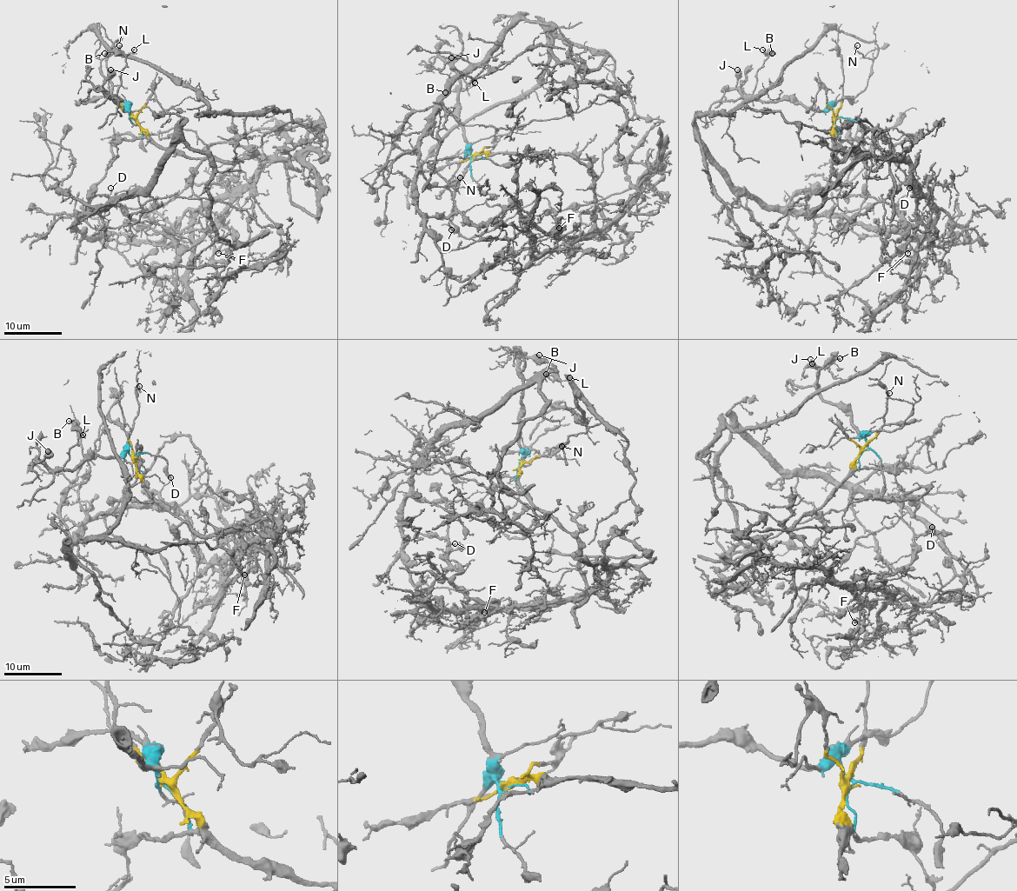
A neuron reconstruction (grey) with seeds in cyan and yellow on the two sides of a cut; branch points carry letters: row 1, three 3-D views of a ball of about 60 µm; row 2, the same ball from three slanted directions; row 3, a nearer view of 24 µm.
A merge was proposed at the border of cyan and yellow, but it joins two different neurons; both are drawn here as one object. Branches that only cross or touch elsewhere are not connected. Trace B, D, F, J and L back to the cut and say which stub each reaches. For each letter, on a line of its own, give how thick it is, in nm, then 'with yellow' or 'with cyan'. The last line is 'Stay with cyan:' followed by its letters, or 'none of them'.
B: 140 nm | with cyan
D: 140 nm | with yellow
F: 180 nm | with yellow
J: 600 nm | with cyan
L: 140 nm | with cyan
Stay with cyan: B, J, L

